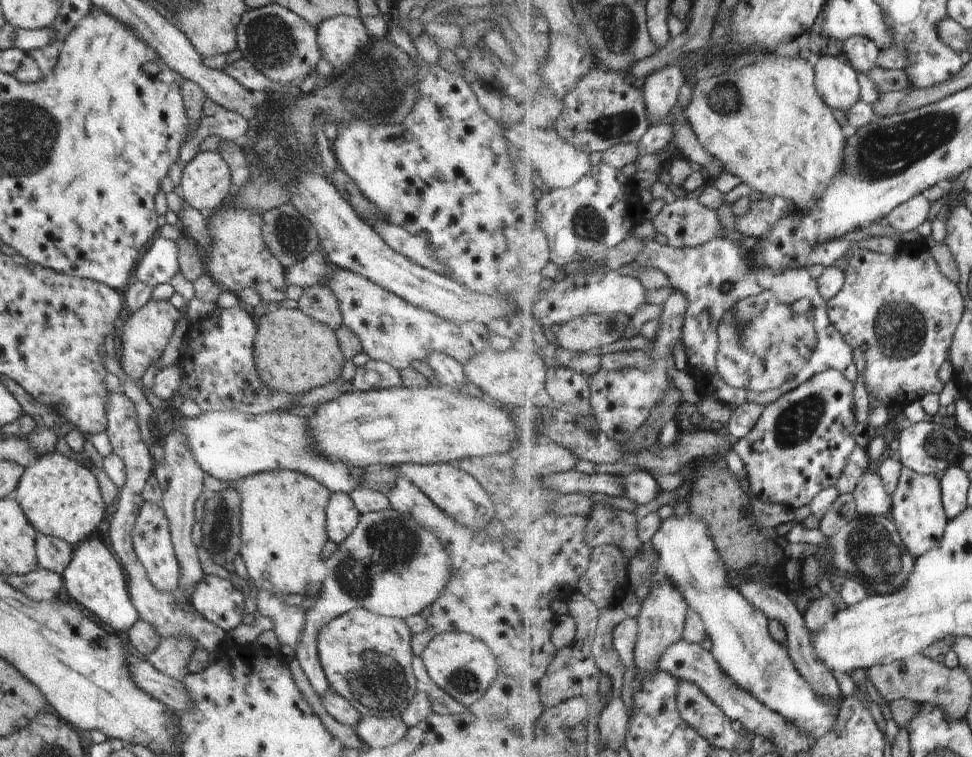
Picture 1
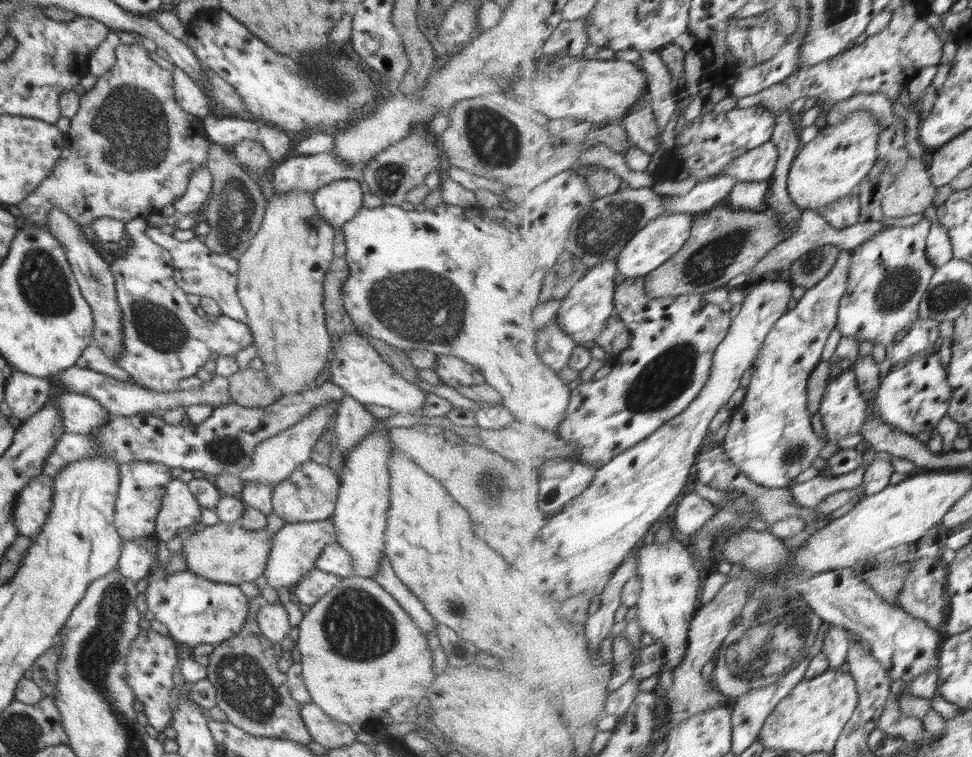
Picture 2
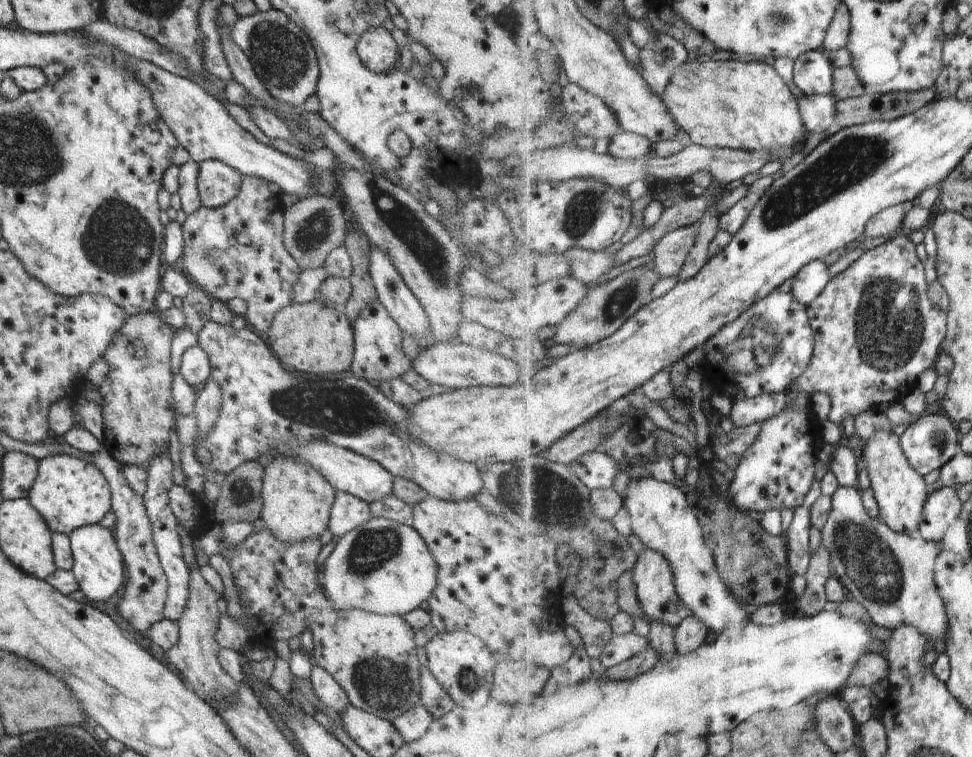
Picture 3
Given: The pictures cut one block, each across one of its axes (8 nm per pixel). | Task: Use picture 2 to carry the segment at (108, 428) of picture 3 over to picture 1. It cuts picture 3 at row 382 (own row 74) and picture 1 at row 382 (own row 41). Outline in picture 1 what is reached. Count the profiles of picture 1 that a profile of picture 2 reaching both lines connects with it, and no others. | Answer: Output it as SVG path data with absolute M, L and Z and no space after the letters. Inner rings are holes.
M150 299L143 307L134 314L129 314L128 319L119 324L117 335L121 340L122 357L119 359L124 373L137 384L140 384L142 376L154 362L158 361L162 352L170 342L175 326L184 315L183 312L174 308L170 301Z

